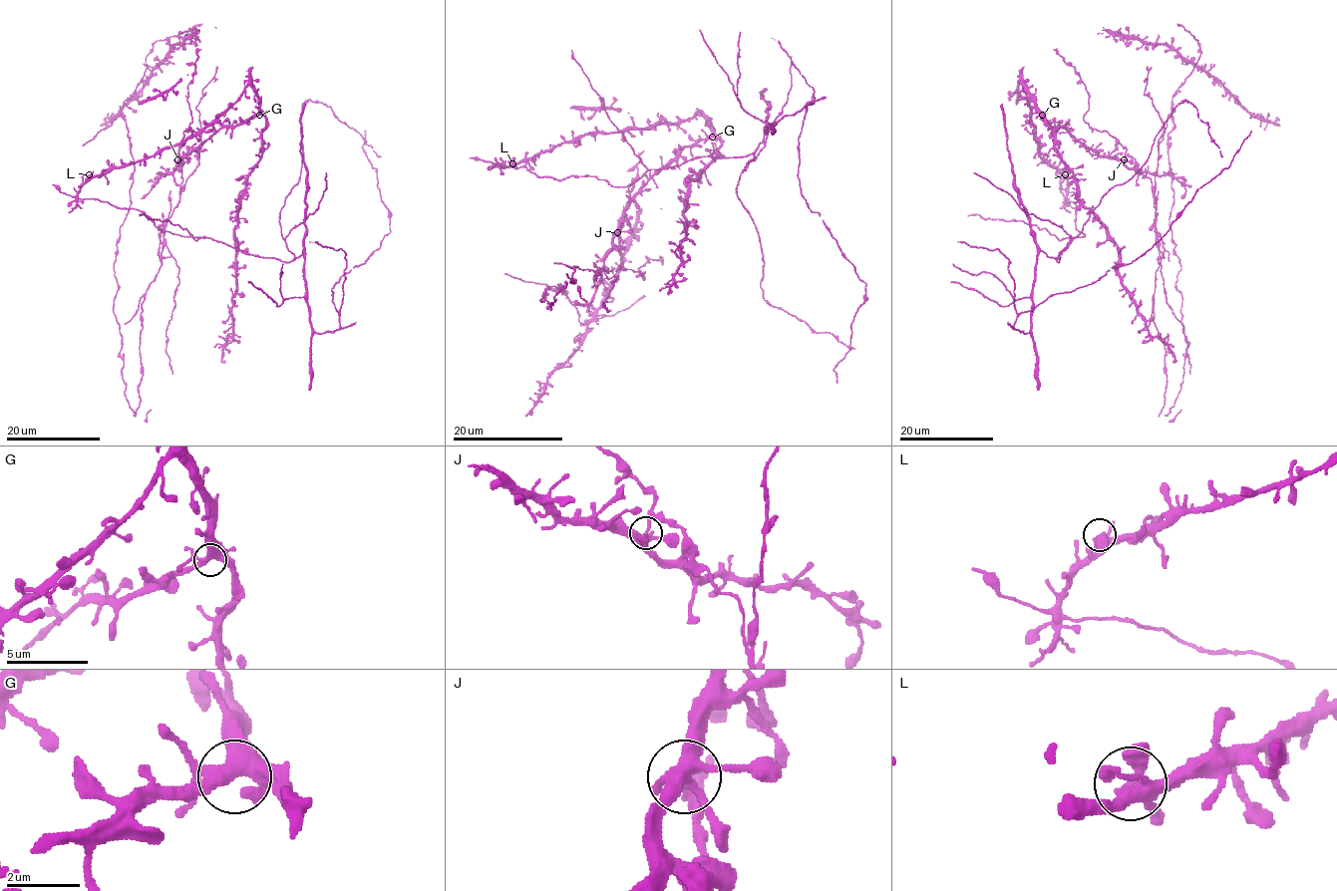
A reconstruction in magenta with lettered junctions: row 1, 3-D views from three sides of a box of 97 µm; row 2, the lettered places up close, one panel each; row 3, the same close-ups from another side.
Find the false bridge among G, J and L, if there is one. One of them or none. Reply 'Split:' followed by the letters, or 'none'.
Split: J

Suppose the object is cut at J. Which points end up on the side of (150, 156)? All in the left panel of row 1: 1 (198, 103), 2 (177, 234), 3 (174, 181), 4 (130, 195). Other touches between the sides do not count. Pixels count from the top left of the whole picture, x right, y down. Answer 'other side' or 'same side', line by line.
1: other side
2: same side
3: same side
4: other side

